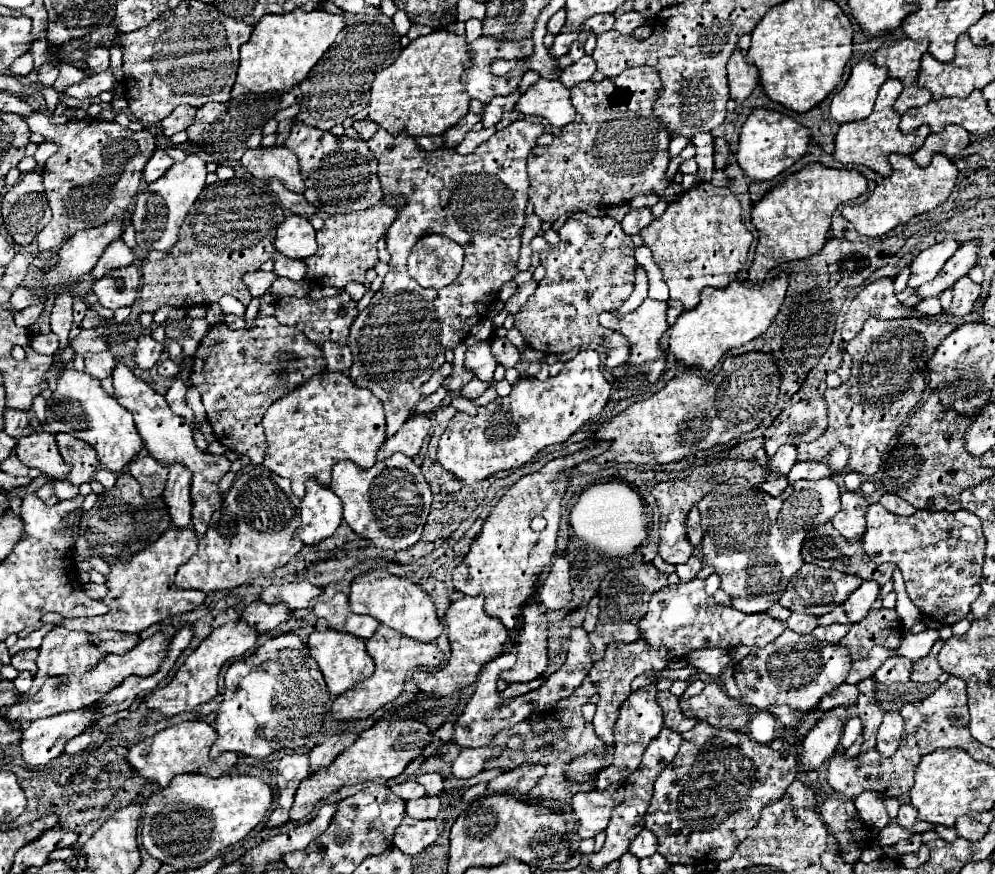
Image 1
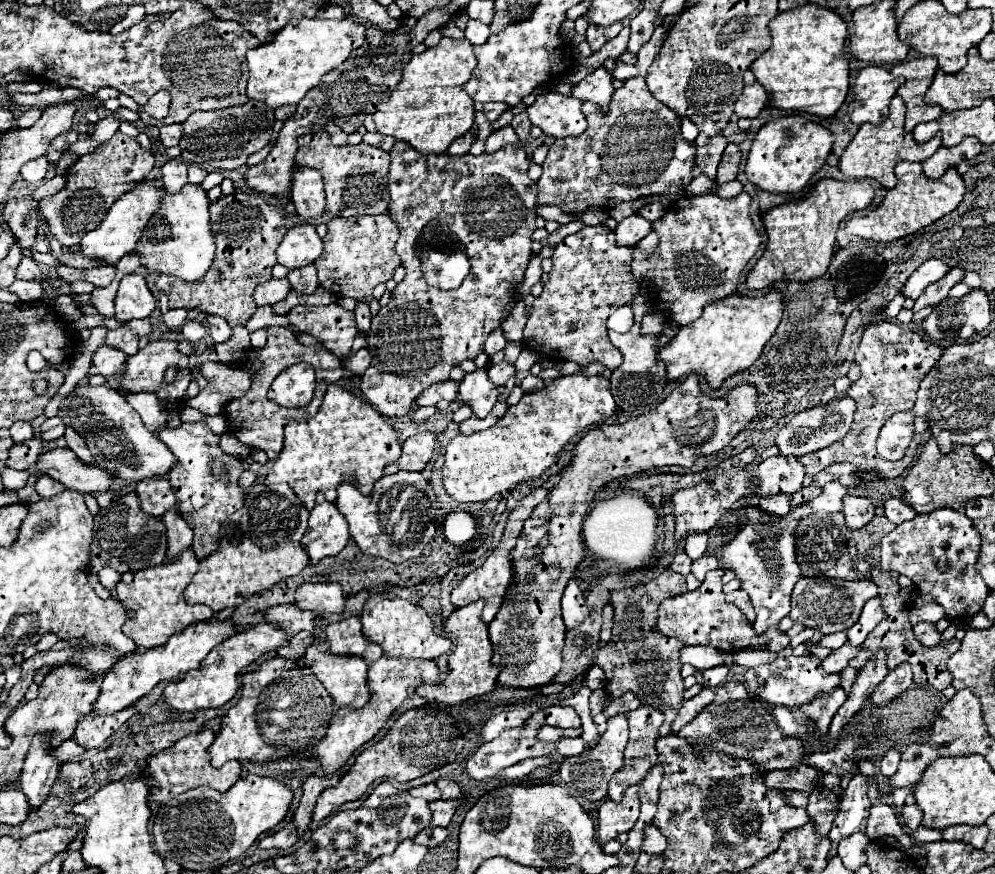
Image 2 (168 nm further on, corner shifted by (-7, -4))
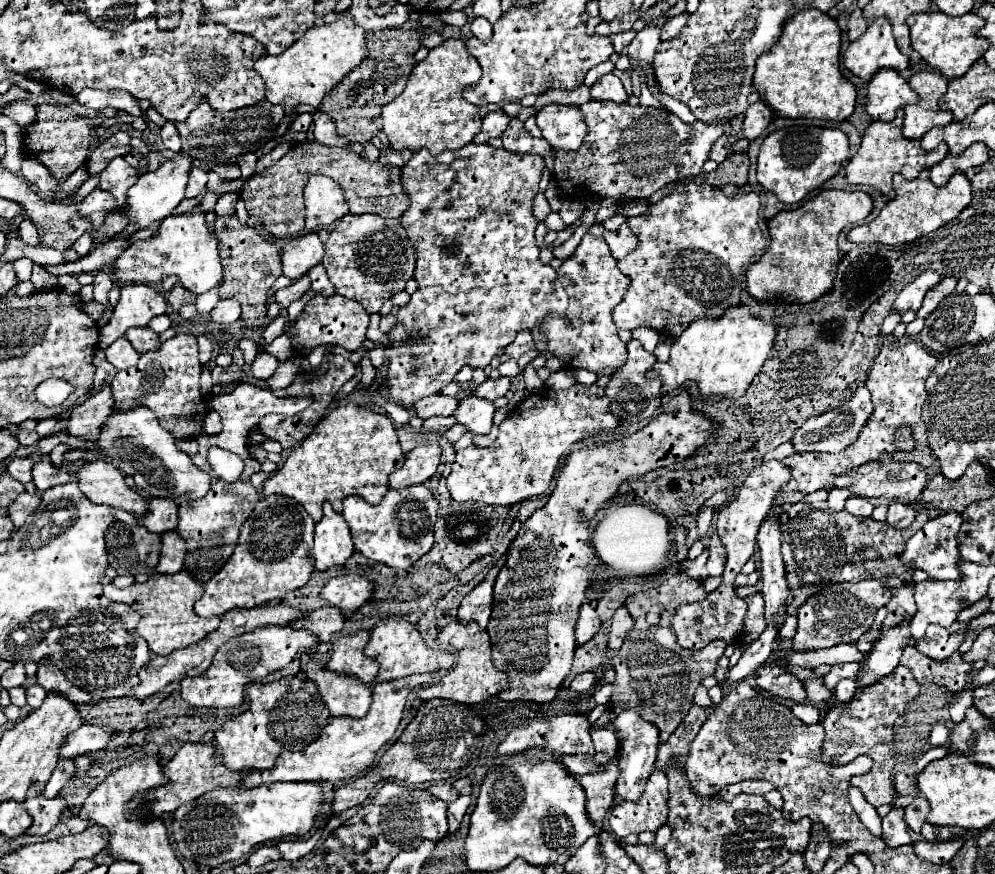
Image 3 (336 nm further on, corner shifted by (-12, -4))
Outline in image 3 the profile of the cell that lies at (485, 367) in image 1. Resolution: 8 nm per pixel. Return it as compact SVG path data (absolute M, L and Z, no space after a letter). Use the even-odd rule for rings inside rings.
M464 396L454 412L458 424L462 424L472 434L488 434L492 428L492 416L496 408L492 402L484 402L482 398Z

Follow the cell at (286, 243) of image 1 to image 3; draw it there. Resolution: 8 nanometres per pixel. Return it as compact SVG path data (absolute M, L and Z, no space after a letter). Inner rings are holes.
M302 234L286 242L282 250L282 272L290 280L302 278L312 266L320 264L324 256L324 246L318 234Z

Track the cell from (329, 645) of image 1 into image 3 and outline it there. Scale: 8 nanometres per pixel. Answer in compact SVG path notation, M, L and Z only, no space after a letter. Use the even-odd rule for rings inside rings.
M308 654L300 656L300 670L318 686L320 698L330 710L330 716L364 718L368 714L372 702L370 686L356 682L356 678L332 674L326 668L318 668L318 664Z

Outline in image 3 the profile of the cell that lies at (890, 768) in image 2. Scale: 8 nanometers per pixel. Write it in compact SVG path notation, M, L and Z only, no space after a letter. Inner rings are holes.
M898 772L894 776L894 786L896 786L896 792L900 796L918 796L918 792L920 792L916 780L910 778L910 776L906 776L904 772Z

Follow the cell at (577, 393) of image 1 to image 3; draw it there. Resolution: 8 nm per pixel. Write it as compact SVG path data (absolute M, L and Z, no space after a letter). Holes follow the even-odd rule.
M574 384L568 390L546 390L528 396L500 424L496 446L468 446L456 454L448 476L448 490L456 502L484 502L490 506L512 506L548 490L556 468L578 440L612 432L618 420L608 410L604 388Z

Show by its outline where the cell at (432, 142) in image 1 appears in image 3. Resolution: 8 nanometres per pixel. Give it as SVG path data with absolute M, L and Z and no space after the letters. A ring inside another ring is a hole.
M496 110L496 112L490 112L484 116L484 124L482 124L482 132L474 138L474 142L478 144L484 144L488 142L492 136L502 136L502 132L506 130L510 118L502 112L502 110Z

